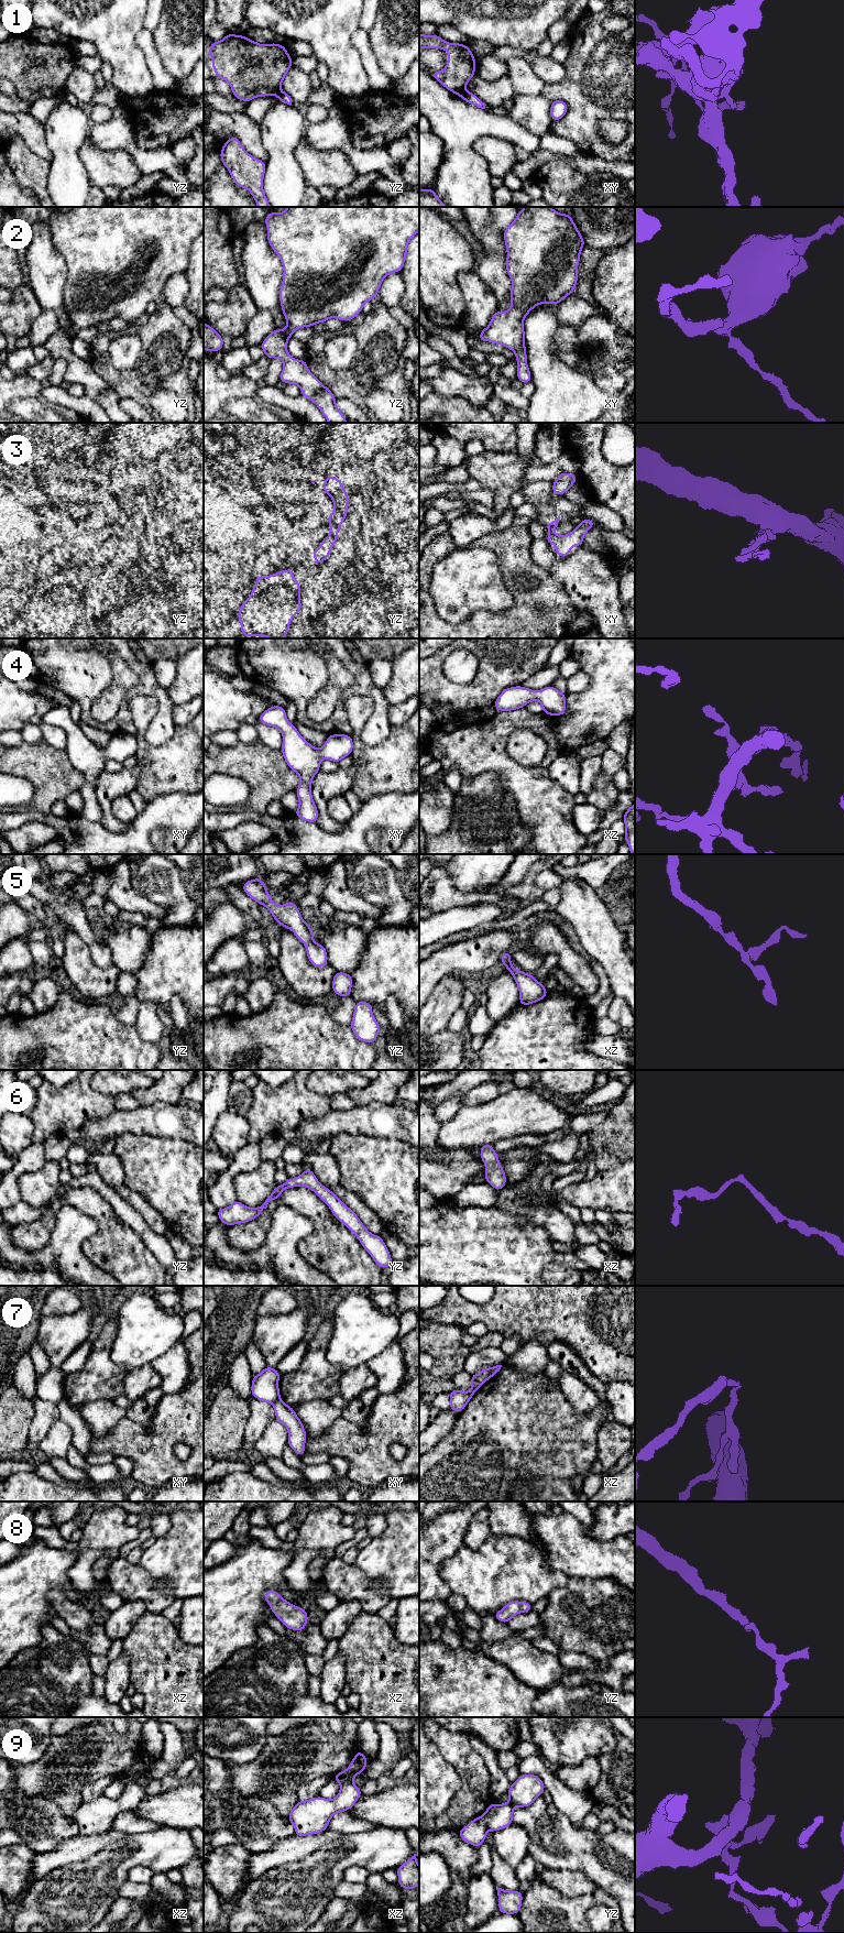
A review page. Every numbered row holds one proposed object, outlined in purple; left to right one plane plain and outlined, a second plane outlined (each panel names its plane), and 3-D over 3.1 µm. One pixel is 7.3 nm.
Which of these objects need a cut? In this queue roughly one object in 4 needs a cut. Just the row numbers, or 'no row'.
1, 7, 9

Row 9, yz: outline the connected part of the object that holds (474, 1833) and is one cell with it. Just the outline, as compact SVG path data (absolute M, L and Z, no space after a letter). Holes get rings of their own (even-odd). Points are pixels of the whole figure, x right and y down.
M478 1816L458 1831L458 1833L464 1842L479 1848L486 1838L487 1826L482 1816Z

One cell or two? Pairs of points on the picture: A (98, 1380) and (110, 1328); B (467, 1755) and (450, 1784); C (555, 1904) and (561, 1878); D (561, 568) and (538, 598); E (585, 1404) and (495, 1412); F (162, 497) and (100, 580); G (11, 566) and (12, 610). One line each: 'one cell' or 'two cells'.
A: one cell
B: two cells
C: two cells
D: two cells
E: two cells
F: one cell
G: one cell

